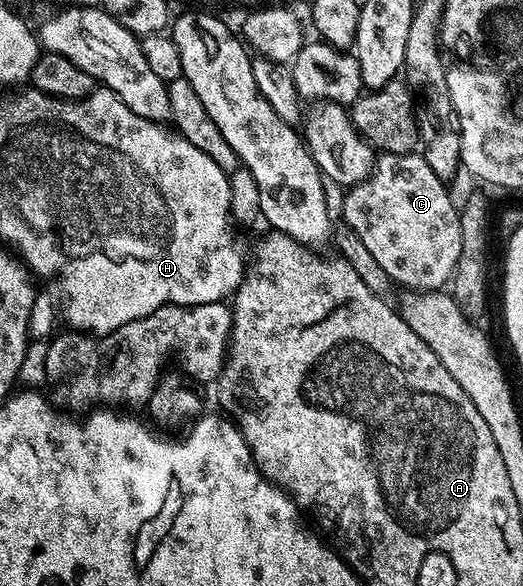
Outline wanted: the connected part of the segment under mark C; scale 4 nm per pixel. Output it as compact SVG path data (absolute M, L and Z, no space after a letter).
M380 153L373 163L373 169L364 182L358 182L346 191L343 198L342 221L355 230L373 259L388 273L392 283L399 282L411 292L438 290L452 281L458 257L461 255L461 224L457 202L451 199L444 179L429 168L422 153L384 154Z

